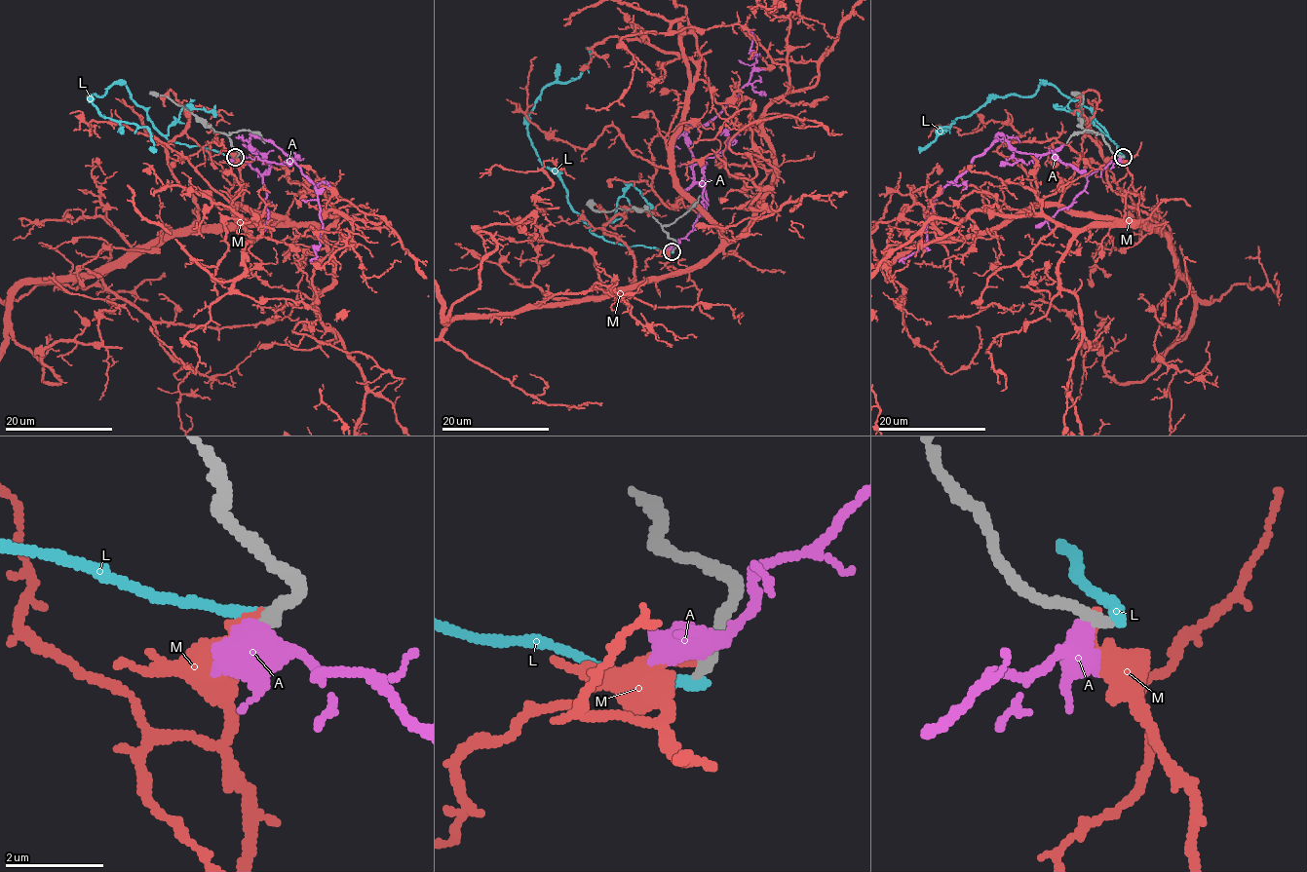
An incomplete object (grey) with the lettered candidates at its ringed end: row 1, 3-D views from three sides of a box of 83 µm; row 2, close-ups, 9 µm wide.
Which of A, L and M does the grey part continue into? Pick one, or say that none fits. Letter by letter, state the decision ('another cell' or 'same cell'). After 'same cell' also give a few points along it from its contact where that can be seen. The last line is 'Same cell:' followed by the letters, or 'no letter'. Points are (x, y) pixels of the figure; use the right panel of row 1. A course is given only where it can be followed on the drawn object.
A: another cell
L: another cell
M: another cell
Same cell: no letter

